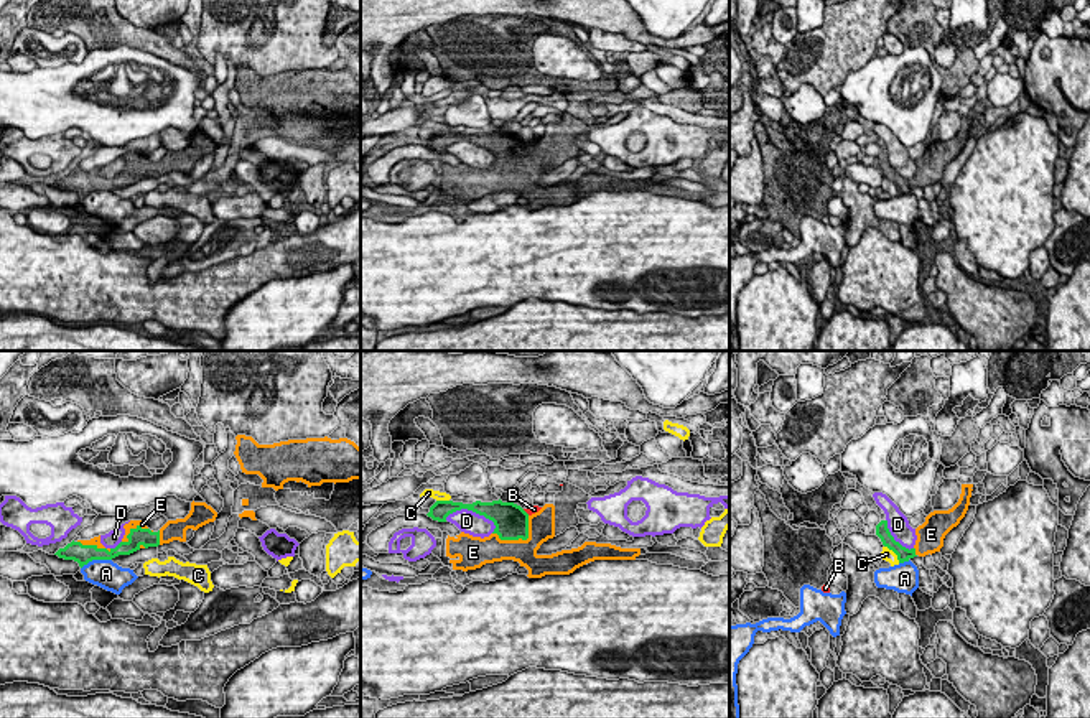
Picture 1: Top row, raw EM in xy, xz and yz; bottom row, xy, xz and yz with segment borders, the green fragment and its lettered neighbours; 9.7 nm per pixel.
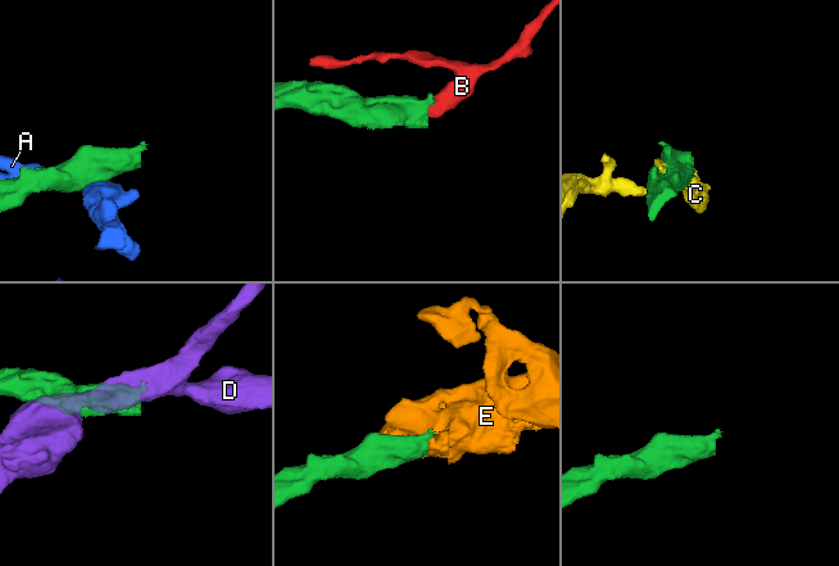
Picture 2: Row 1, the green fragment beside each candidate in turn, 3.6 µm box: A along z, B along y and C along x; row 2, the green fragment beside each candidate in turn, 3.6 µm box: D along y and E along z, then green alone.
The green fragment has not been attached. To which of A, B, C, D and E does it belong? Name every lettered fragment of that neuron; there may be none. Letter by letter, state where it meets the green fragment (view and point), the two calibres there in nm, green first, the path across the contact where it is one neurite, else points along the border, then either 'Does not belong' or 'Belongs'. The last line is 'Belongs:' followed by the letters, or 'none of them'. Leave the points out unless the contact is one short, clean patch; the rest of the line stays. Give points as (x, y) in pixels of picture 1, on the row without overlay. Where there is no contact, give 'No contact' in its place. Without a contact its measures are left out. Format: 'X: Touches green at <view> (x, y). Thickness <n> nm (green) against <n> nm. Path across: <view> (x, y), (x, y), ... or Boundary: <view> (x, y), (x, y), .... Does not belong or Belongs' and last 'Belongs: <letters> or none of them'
A: Touches green at xy (96, 190). Thickness 190 nm (green) against 280 nm. Boundary: xy (111, 190), (93, 190), (81, 200). Does not belong
B: Touches green at xz (524, 142). Thickness 340 nm (green) against 70 nm. Boundary: xz (522, 140), (529, 145). Does not belong
C: Touches green at yz (894, 183). Thickness 130 nm (green) against 120 nm. Does not belong
D: Touches green at xz (471, 140). Thickness 220 nm (green) against 220 nm. Does not belong
E: Touches green at xz (521, 168). Thickness 340 nm (green) against 260 nm. Belongs
Belongs: E

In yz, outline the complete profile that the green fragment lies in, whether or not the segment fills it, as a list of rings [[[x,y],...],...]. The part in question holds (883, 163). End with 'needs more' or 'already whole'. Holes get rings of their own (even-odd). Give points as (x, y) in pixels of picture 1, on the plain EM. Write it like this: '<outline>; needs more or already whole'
[[[962,115],[958,133],[948,142],[934,142],[925,148],[925,153],[915,160],[915,176],[909,181],[894,171],[887,160],[887,152],[876,156],[876,166],[883,176],[897,186],[899,194],[909,193],[914,188],[925,188],[940,183],[945,166],[960,155],[965,148],[973,115]]]; needs more

